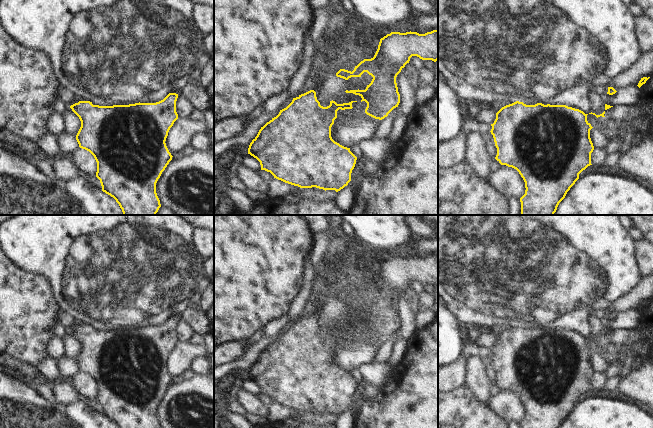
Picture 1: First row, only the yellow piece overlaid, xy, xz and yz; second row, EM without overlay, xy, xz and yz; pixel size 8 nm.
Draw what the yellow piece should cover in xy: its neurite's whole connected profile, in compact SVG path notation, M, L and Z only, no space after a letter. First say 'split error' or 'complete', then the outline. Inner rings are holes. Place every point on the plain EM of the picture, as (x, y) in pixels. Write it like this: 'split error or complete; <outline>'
complete; M169 317L156 327L99 330L93 329L90 325L79 325L70 330L81 345L76 359L79 371L94 380L97 386L96 401L100 404L102 415L113 421L118 428L160 428L156 407L173 381L165 365L170 352L178 343L177 322L178 318Z

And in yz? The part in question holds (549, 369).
complete; M516 325L512 328L502 331L496 337L496 343L491 348L491 358L493 359L495 370L497 372L497 379L495 383L501 388L516 393L525 406L525 418L520 422L521 428L559 428L566 420L570 412L579 403L579 398L591 388L591 377L594 374L593 367L590 362L590 354L593 352L587 345L587 339L579 333L568 331L566 329L544 329L537 327L535 329L526 329L523 326Z

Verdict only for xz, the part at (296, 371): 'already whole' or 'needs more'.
already whole

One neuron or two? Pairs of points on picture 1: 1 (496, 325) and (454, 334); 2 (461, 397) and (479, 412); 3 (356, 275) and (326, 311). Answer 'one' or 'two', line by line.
1: two
2: one
3: one

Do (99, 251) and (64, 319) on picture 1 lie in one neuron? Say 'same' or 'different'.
different

